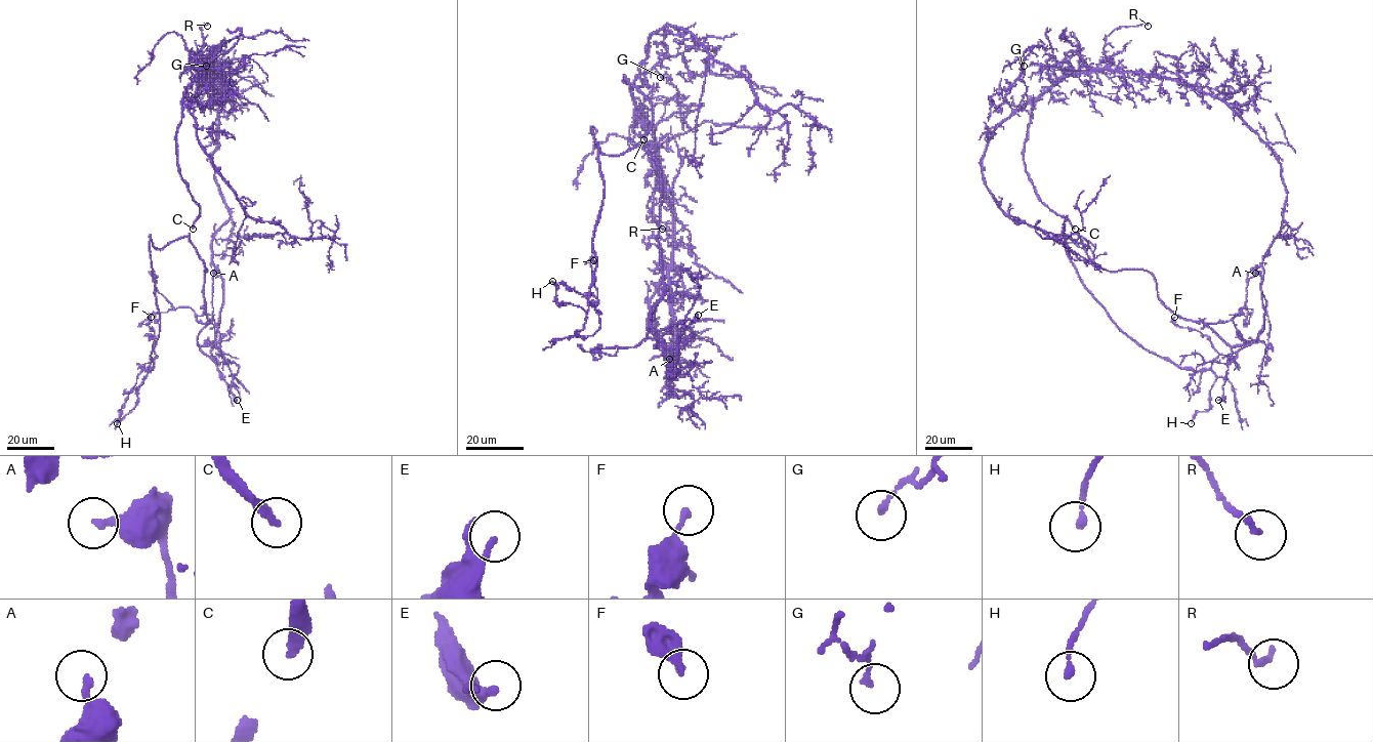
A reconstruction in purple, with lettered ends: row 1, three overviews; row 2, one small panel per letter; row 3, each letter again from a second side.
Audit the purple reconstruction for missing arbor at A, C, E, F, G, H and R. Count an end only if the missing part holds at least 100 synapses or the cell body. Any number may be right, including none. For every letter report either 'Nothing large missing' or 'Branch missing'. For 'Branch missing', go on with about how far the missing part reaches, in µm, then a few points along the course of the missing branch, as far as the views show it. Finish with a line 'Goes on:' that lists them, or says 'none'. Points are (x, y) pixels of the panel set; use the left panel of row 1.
A: Nothing large missing
C: Nothing large missing
E: Nothing large missing
F: Nothing large missing
G: Nothing large missing
H: Nothing large missing
R: Nothing large missing
Goes on: none

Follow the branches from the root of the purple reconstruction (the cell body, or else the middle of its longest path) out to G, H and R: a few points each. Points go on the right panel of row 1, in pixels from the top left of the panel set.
G: (1273, 240), (1287, 196), (1281, 165), (1222, 100), (1136, 72), (1058, 77), (1037, 45), (1024, 66)
H: (1273, 240), (1267, 343), (1232, 346), (1149, 272), (1065, 238), (1122, 331), (1217, 377), (1191, 423)
R: (1273, 240), (1287, 196), (1281, 165), (1243, 120), (1222, 100), (1182, 83), (1097, 68), (1114, 30), (1148, 26)

